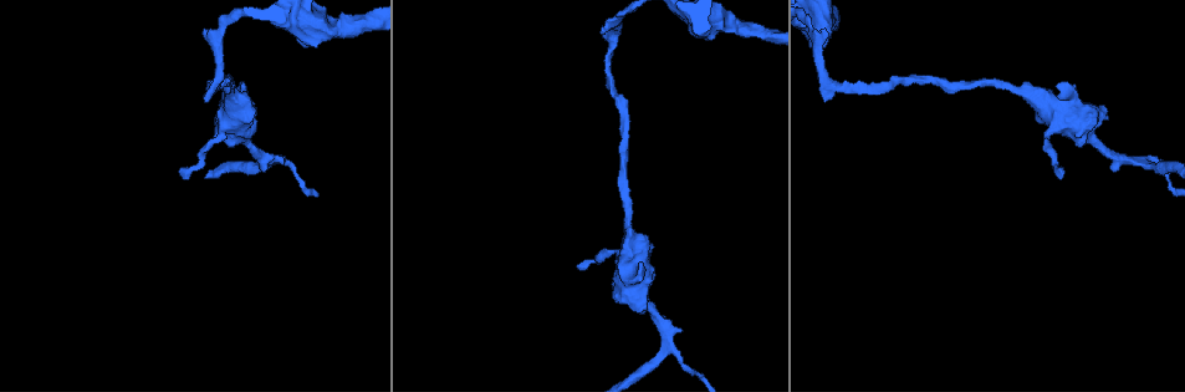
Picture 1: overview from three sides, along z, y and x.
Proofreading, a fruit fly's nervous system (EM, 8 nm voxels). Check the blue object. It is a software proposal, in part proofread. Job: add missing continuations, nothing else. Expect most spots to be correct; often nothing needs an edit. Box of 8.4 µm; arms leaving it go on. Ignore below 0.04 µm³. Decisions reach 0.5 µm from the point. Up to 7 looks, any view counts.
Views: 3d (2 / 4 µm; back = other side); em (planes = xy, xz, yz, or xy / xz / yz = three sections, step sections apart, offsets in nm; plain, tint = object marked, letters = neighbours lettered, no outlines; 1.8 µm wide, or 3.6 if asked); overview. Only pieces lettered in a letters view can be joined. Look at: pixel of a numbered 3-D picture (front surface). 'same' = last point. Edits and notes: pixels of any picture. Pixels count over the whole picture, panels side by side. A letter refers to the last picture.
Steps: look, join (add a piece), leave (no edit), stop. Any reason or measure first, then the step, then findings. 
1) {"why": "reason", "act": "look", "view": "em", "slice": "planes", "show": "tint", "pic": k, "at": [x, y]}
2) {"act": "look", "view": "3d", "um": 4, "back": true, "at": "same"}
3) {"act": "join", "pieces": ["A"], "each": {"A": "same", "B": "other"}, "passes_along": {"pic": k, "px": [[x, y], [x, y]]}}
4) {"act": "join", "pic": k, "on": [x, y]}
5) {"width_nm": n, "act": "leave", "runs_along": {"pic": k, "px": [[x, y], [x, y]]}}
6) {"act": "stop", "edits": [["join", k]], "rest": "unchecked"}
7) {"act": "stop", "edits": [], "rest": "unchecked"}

{"why": "thick turns thin", "act": "look", "view": "em", "um": 3.6, "slice": "planes", "show": "letters", "pic": 1, "at": [727, 23]}

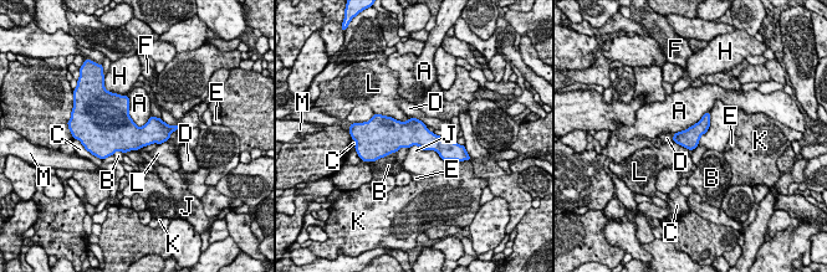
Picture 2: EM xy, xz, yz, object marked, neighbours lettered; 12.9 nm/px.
{"act": "leave", "each": {"A": "other", "B": "other", "C": "other", "D": "other", "E": "other", "F": "other", "H": "other", "J": "other", "K": "other", "L": "other", "M": "other"}, "border": {"pic": 2, "px": [[408, 148], [433, 149], [444, 162]]}, "found": "no lettered piece goes on from it"}

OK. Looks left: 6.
{"why": "branch stops here", "act": "look", "view": "3d", "um": 4, "pic": 1, "at": [180, 176]}

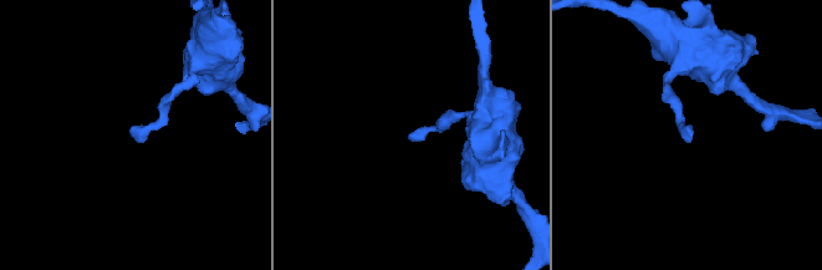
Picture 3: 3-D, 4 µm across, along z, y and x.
{"act": "look", "view": "em", "slice": "planes", "show": "tint", "pic": 3, "at": [691, 138]}

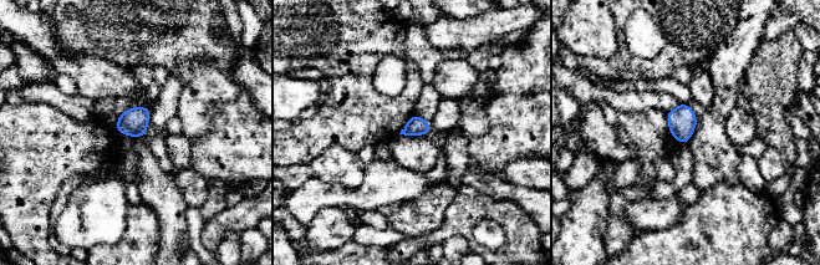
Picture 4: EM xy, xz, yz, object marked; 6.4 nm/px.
{"why": "what lies round it", "act": "look", "view": "em", "slice": "planes", "show": "letters", "at": "same"}

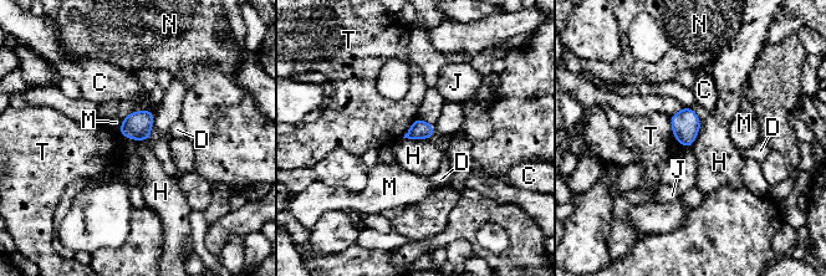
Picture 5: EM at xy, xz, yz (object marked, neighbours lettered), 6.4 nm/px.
{"width_nm": 120, "act": "leave", "each": {"C": "other", "D": "other", "H": "other", "J": "other", "M": "other", "N": "other", "T": "other"}, "border": {"pic": 5, "px": [[122, 134], [132, 139], [149, 139]]}, "found": "none of them fits"}

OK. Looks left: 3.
{"why": "thick end", "act": "look", "view": "em", "um": 3.6, "slice": "xy", "step": 4, "show": "letters", "pic": 1, "at": [1106, 116]}

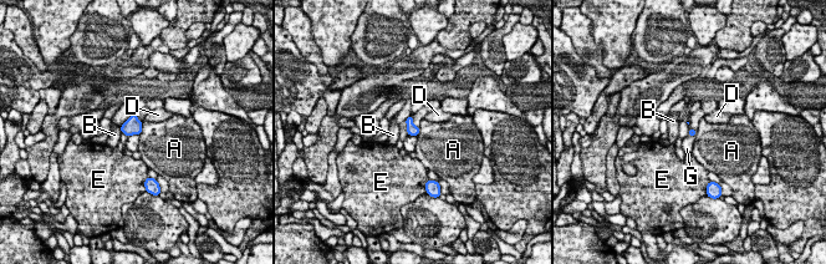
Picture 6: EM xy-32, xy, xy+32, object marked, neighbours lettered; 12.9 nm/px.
{"act": "leave", "each": {"A": "other", "B": "other", "D": "other", "E": "other", "G": "other"}, "border": {"pic": 6, "px": [[138, 133], [128, 137]]}, "found": "none of them fits"}

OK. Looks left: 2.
{"act": "stop", "edits": [], "rest": "unchecked"}

